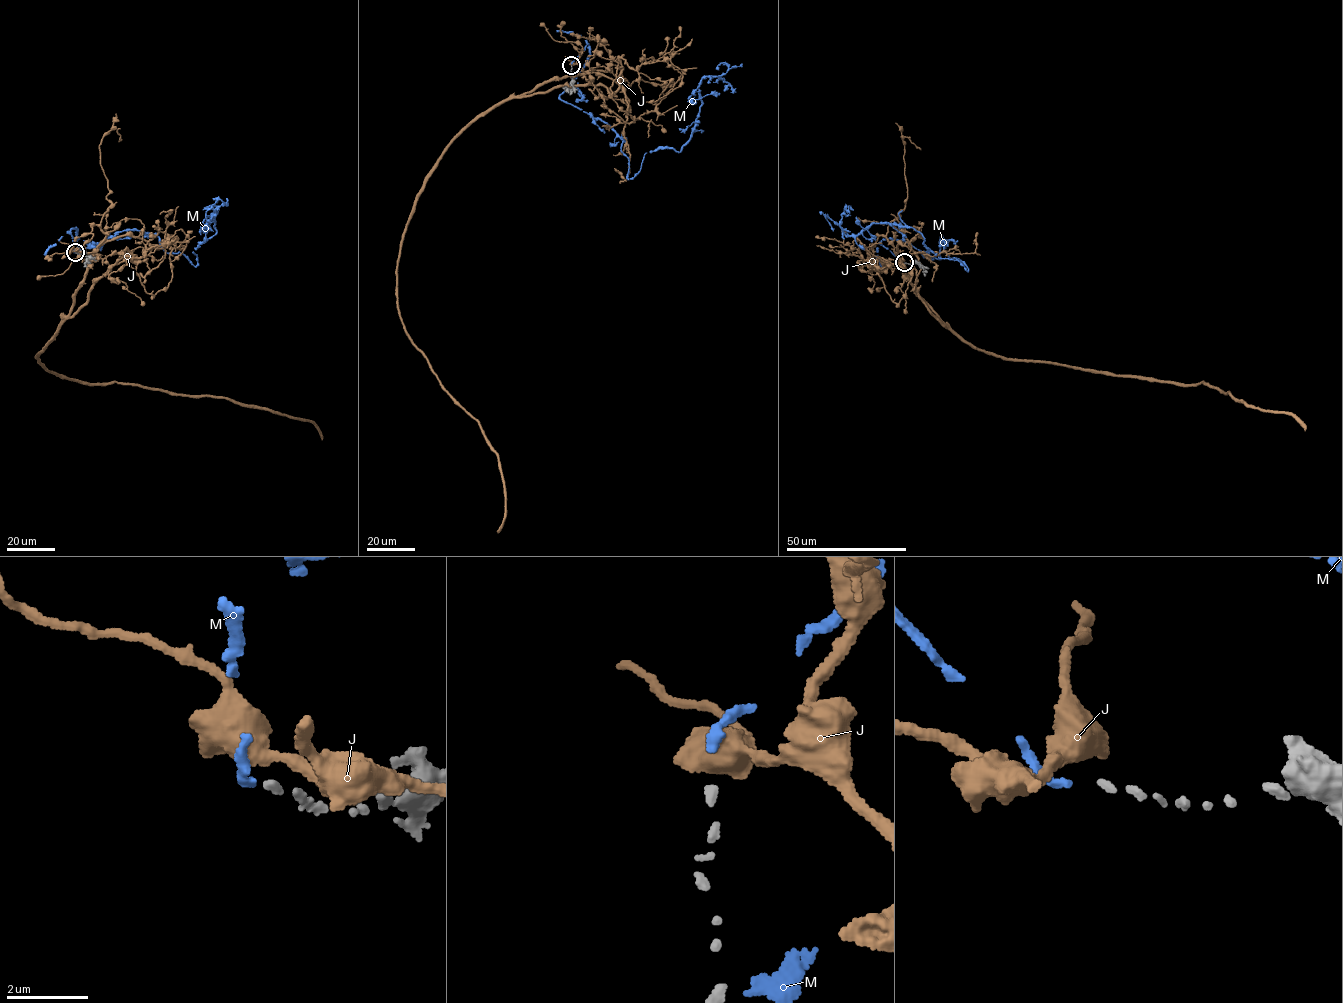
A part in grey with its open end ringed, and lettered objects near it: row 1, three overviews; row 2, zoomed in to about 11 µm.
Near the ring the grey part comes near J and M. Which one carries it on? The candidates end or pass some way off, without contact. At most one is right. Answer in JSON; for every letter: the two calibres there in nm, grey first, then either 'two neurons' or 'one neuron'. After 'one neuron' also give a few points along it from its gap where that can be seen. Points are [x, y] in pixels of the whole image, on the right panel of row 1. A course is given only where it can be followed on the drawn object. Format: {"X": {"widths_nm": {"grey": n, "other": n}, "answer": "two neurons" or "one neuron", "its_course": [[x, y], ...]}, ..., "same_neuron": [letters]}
{"J": {"widths_nm": {"grey": 150, "other": 550}, "answer": "two neurons"}, "M": {"widths_nm": {"grey": 150, "other": 200}, "answer": "one neuron", "its_course": [[902, 262], [882, 241], [939, 259], [942, 237], [967, 271], [912, 228], [848, 235], [826, 217], [832, 231]]}, "same_neuron": ["M"]}

